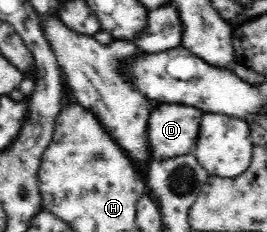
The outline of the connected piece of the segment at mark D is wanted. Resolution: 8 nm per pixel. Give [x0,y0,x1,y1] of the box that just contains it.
[147,104,203,161]

